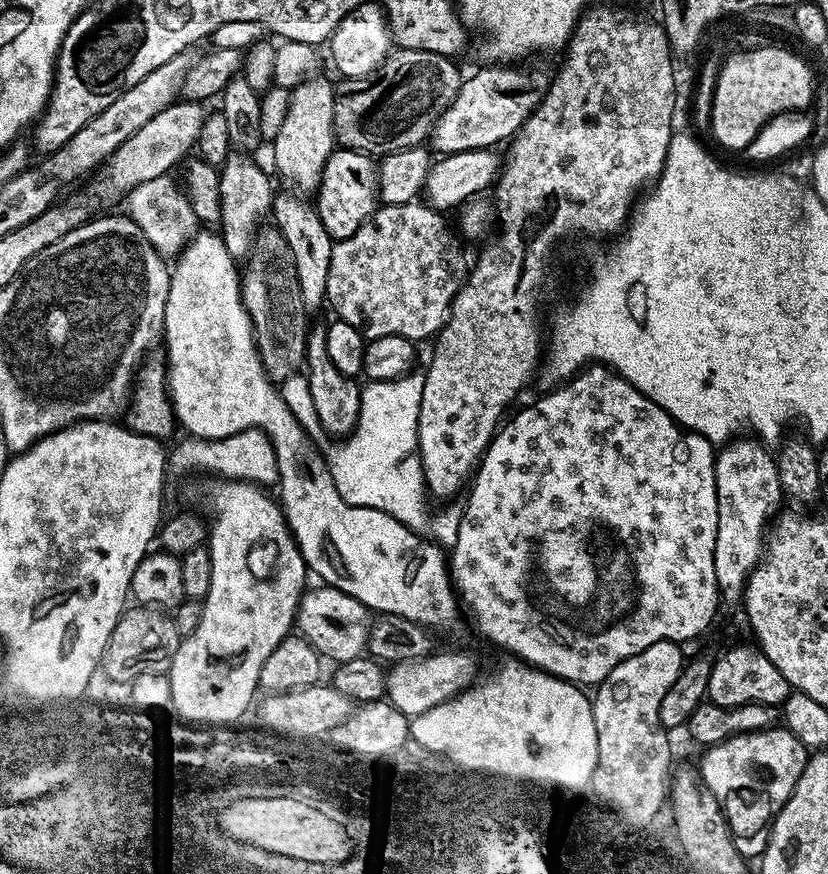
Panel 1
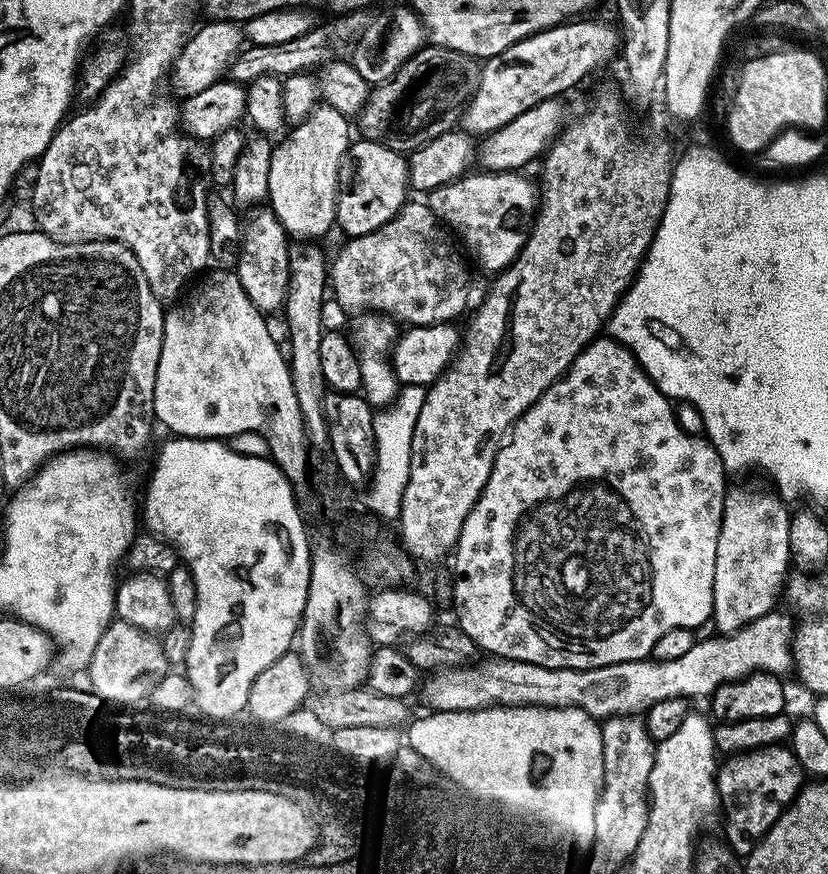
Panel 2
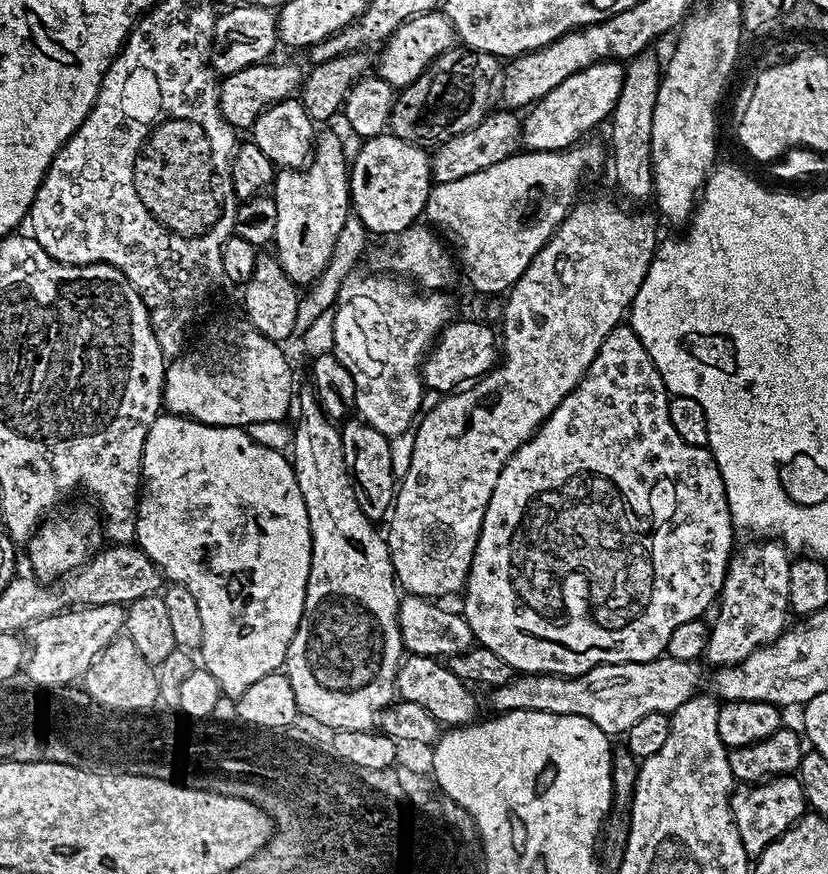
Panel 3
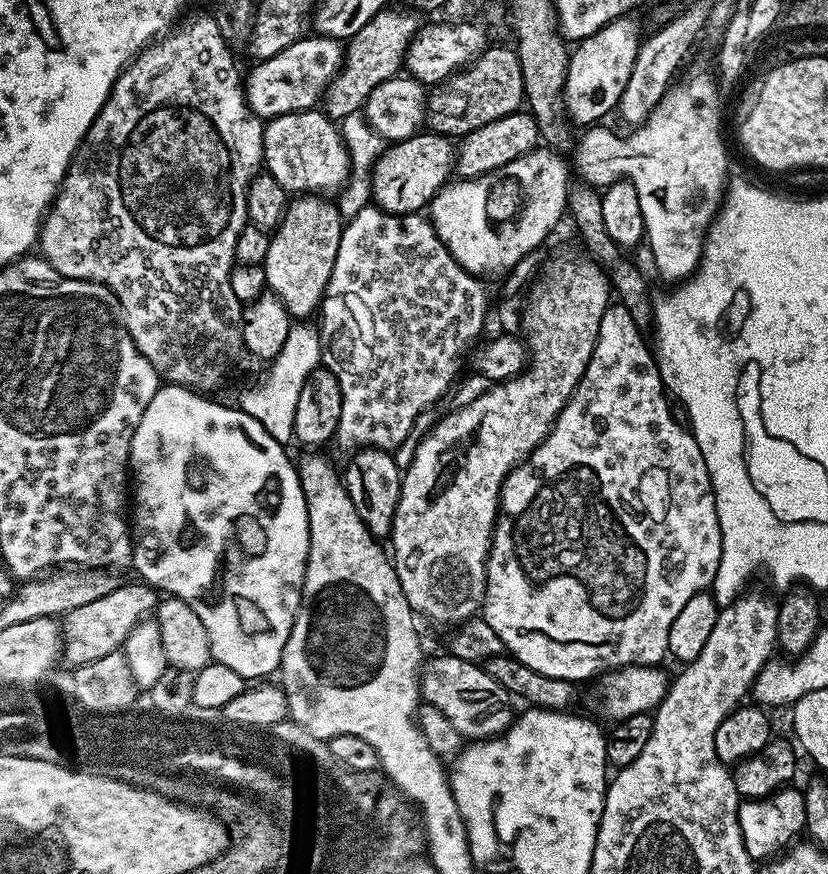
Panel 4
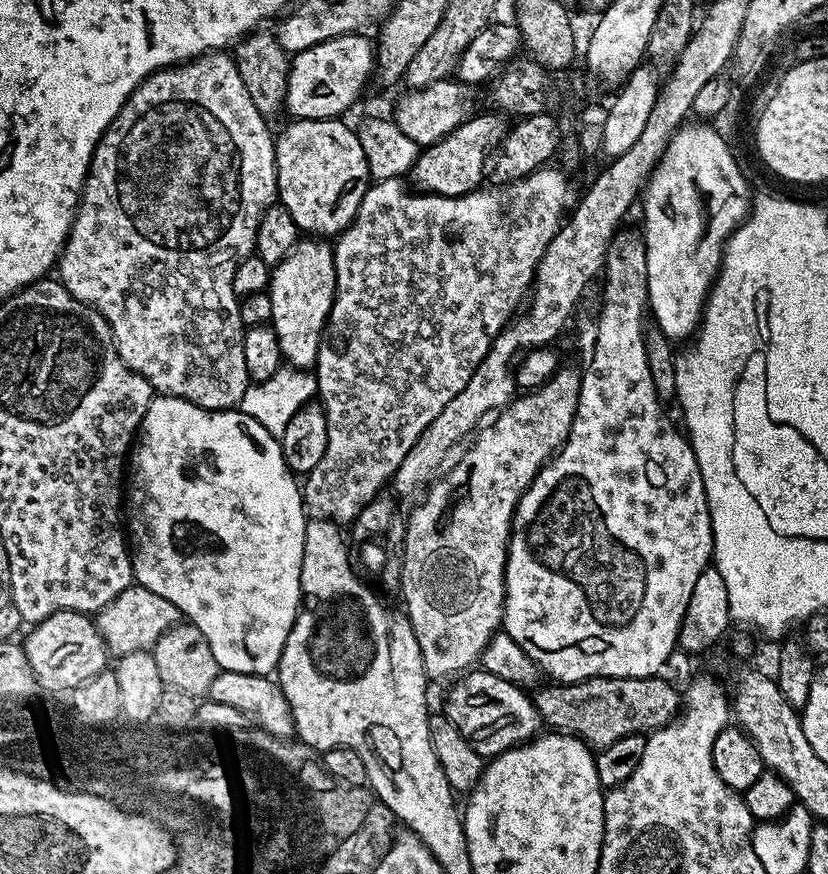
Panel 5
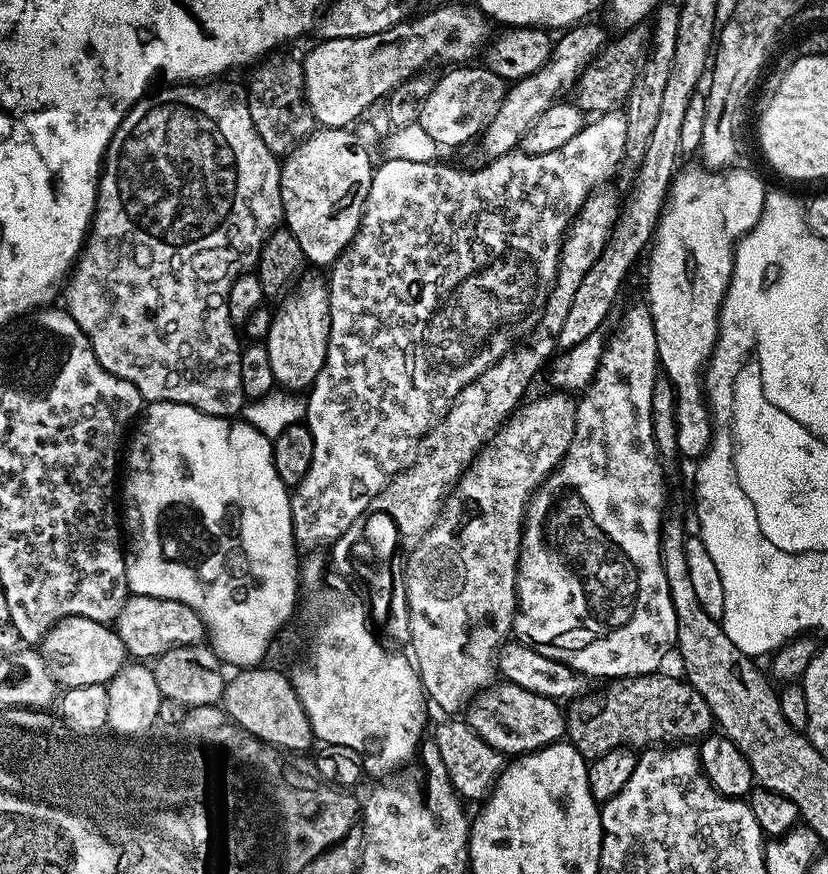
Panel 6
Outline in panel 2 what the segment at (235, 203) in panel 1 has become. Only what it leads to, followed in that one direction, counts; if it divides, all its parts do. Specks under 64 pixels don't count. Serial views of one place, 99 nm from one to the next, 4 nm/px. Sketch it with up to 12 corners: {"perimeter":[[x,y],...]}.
{"perimeter":[[271,207],[244,224],[234,271],[250,302],[279,313],[290,237]]}

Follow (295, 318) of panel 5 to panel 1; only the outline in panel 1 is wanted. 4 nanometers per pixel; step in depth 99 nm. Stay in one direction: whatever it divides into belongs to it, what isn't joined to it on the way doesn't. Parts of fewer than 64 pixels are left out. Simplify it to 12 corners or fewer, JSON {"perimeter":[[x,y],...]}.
{"perimeter":[[307,80],[270,144],[293,189],[320,187],[336,144],[336,92]]}

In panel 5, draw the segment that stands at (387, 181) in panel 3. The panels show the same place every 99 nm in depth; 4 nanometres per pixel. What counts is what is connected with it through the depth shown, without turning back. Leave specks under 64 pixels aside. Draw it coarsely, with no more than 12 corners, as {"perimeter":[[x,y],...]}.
{"perimeter":[[473,115],[411,167],[421,189],[463,195],[485,178],[496,120]]}

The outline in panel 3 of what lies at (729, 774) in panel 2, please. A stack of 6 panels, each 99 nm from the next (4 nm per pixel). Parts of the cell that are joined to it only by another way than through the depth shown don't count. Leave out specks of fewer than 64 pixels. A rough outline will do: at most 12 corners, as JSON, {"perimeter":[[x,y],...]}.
{"perimeter":[[795,775],[732,789],[732,817],[755,858],[805,815]]}

